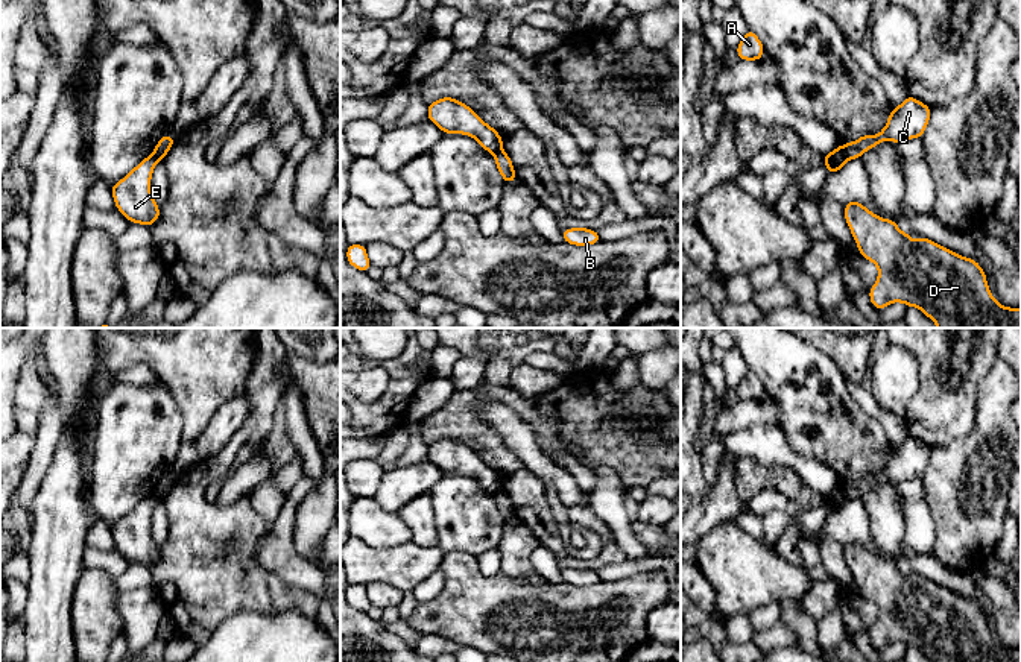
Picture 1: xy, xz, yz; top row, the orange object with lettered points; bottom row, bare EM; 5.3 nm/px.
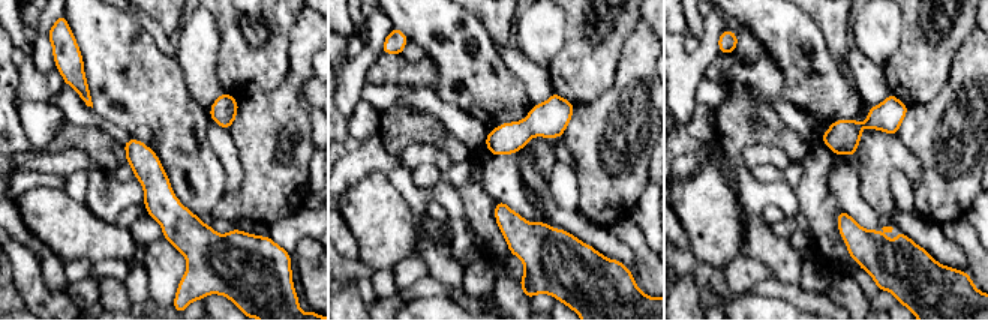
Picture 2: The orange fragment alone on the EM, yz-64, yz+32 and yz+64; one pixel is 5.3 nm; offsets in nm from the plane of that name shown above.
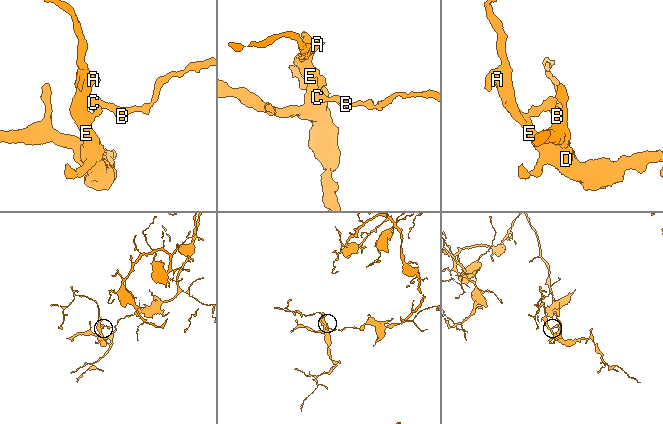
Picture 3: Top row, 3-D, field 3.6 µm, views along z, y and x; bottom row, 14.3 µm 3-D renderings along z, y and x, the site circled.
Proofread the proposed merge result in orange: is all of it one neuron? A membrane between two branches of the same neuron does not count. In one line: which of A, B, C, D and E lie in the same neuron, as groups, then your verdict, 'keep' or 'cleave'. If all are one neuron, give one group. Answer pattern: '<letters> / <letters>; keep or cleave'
A D E / B C; cleave

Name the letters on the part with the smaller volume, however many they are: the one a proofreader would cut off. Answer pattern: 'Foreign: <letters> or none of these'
Foreign: A, D, E

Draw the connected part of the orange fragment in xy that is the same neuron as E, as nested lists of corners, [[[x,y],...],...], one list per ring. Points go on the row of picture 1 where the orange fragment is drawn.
[[[155,152],[111,187],[115,208],[131,222],[152,226],[160,219],[160,206],[150,193],[152,172],[160,159]]]

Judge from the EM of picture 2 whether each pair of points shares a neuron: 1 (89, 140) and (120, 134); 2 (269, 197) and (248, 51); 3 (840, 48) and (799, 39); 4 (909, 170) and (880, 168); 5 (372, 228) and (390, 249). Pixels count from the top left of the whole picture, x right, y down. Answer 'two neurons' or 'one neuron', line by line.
1: two neurons
2: two neurons
3: two neurons
4: one neuron
5: one neuron

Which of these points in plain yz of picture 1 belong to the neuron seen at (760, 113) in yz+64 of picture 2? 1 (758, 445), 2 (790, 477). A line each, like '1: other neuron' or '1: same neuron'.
1: other neuron
2: same neuron

